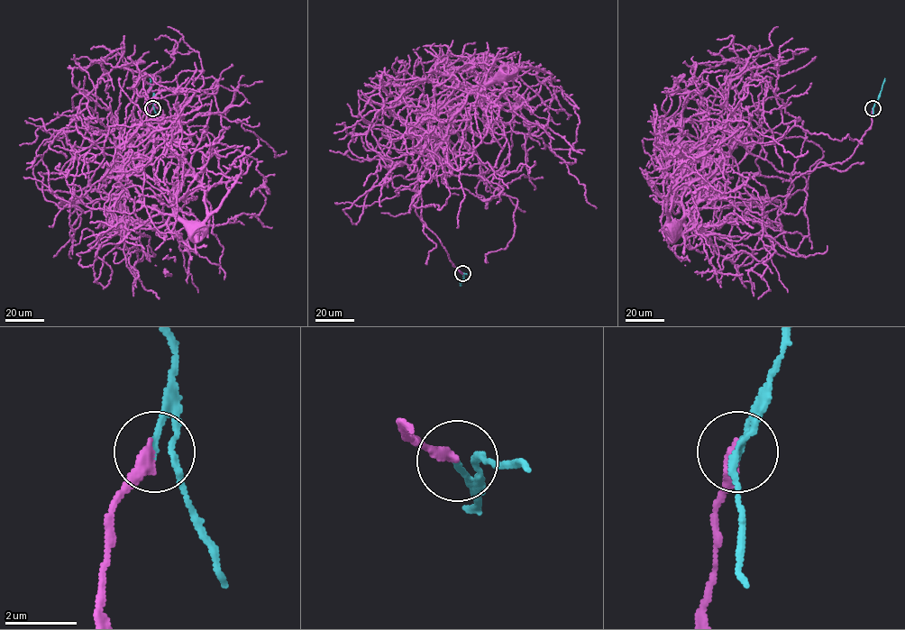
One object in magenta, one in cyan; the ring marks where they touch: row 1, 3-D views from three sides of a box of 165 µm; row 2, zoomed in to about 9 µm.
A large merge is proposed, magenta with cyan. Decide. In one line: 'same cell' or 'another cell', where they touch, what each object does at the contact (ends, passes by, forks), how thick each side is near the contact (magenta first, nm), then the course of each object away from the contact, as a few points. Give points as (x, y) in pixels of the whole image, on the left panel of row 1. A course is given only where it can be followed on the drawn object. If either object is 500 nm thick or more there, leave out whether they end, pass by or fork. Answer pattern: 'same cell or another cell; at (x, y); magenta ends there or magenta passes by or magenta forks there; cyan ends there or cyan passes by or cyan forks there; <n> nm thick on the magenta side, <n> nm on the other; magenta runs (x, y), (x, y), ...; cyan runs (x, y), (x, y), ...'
another cell; at (152, 108); magenta ends there; cyan ends there; 360 nm thick on the magenta side, 160 nm on the other; magenta runs (152, 108), (135, 158), (78, 198), (114, 194), (139, 135), (101, 187), (140, 251), (88, 245), (111, 238); cyan runs (152, 108), (154, 95), (150, 78)

